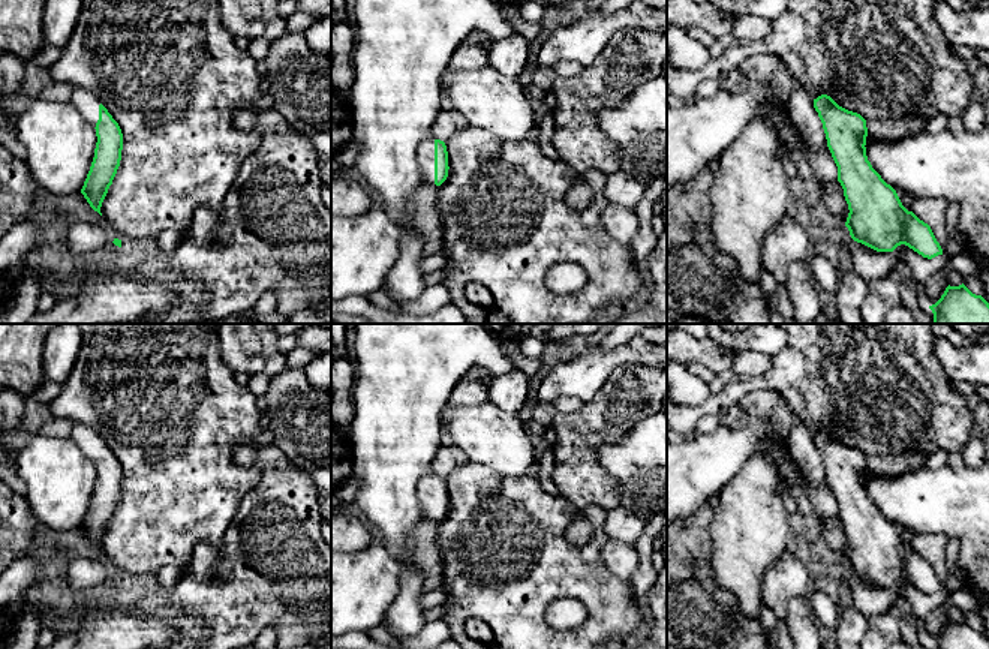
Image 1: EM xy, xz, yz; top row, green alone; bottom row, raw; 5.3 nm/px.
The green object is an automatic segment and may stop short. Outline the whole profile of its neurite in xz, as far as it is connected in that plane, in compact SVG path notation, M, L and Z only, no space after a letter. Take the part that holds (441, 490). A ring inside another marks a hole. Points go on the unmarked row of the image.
M433 471L421 477L417 498L424 519L441 522L448 513L448 487L444 477Z

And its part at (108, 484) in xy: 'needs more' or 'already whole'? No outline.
needs more

